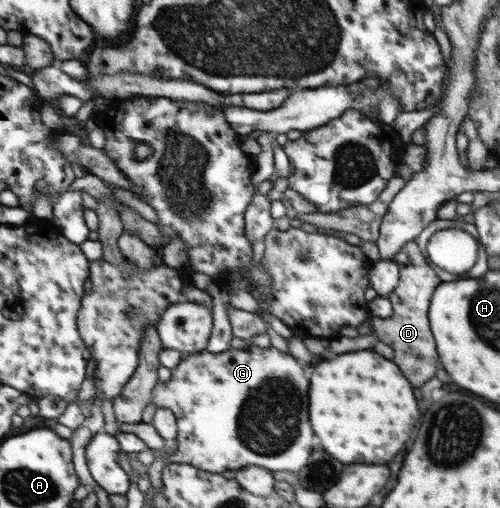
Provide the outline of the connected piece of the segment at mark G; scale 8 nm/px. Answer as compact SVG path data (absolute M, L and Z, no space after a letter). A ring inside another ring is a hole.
M249 342L246 349L230 348L213 354L205 350L183 356L172 370L169 381L159 381L152 390L152 403L158 408L168 408L176 416L177 451L166 458L170 463L186 463L209 473L245 469L259 466L271 473L301 470L313 446L319 438L313 434L307 418L307 390L309 390L309 368L301 368L289 353L281 353L270 346L261 348Z

